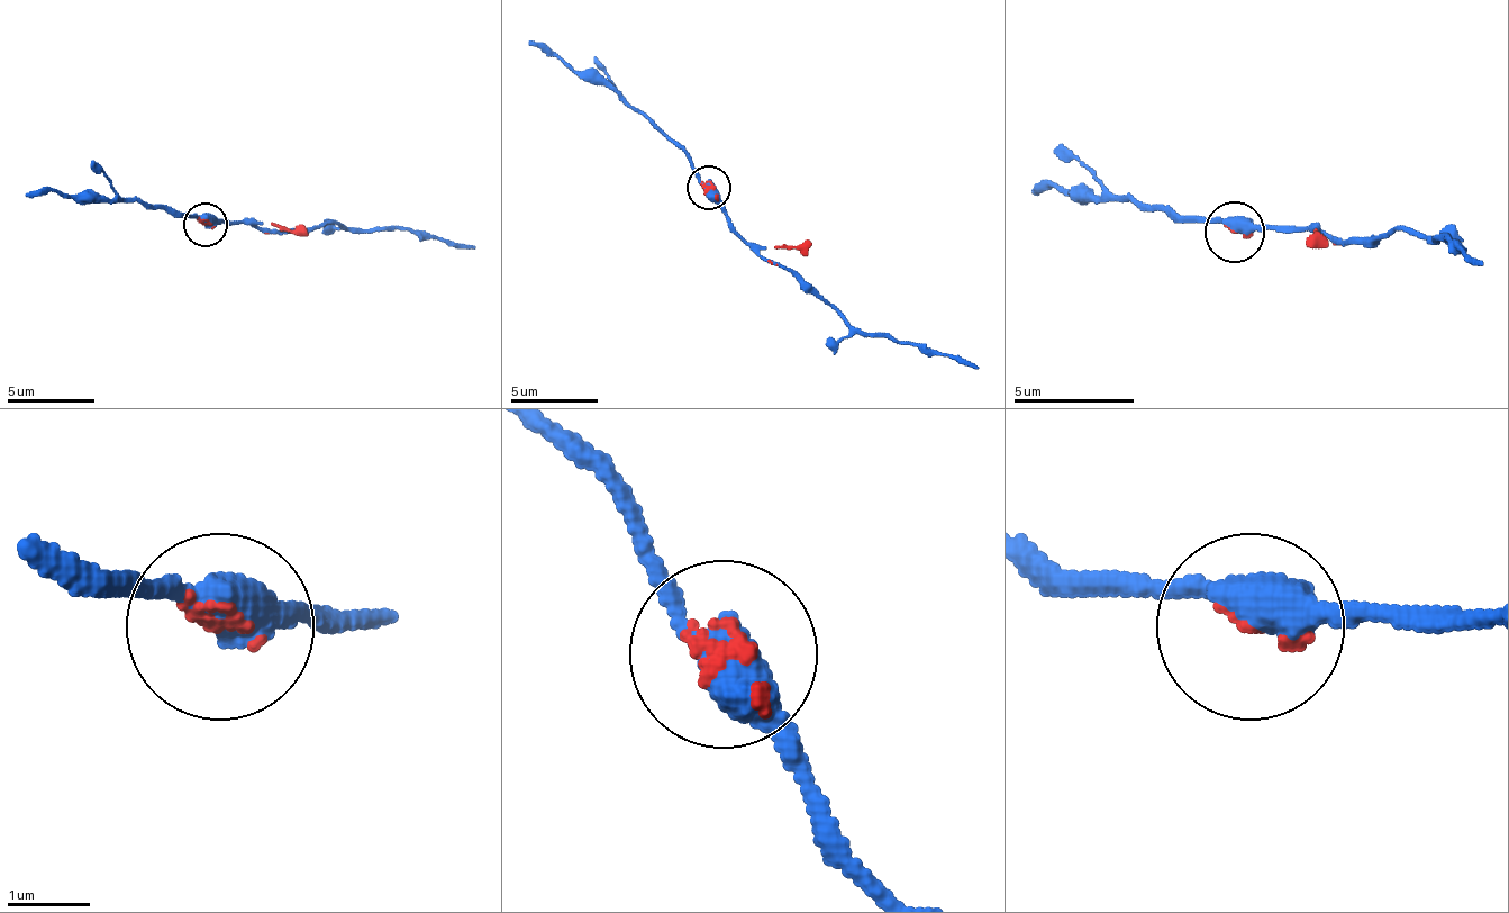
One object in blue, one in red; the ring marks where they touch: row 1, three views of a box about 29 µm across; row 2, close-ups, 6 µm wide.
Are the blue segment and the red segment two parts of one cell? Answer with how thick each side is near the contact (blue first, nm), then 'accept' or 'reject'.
calibres 480 and 150 nm; accept

